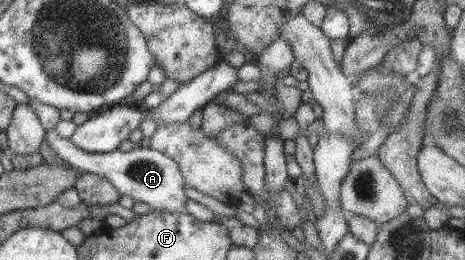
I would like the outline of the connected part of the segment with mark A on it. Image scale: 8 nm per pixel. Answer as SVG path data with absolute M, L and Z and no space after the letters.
M53 128L46 131L45 140L55 155L67 165L74 167L80 175L90 173L109 180L120 196L129 196L133 203L145 203L159 213L181 216L185 212L188 198L183 191L187 186L176 162L165 154L143 146L134 146L127 152L121 152L118 148L106 153L85 152L69 139L61 138Z

